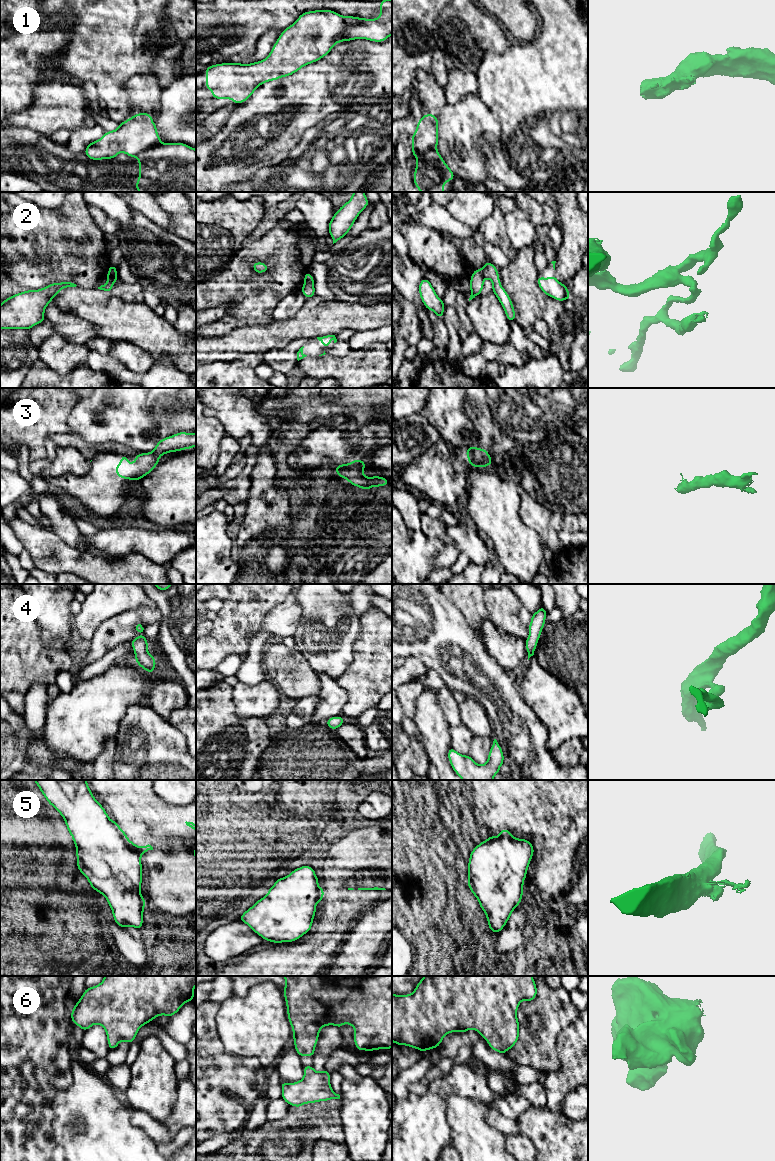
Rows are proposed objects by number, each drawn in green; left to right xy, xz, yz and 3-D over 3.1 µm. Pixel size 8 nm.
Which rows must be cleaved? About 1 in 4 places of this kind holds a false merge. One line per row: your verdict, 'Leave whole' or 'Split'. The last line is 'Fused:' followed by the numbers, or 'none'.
1: Split
2: Split
3: Leave whole
4: Leave whole
5: Split
6: Leave whole
Fused: 1, 2, 5

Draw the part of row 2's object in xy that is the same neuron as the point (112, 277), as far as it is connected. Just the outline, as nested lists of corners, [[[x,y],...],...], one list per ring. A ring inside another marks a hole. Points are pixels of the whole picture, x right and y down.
[[[117,272],[116,273],[107,273],[106,276],[108,277],[108,281],[105,284],[98,287],[98,289],[110,293],[112,287],[114,286],[114,283],[119,278],[118,278]]]

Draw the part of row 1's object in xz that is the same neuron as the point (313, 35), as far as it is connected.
[[[329,9],[304,12],[281,32],[265,59],[250,64],[227,62],[207,67],[206,89],[212,91],[213,99],[231,99],[236,105],[243,103],[260,85],[288,77],[302,67],[324,58],[337,43],[342,42],[342,33],[360,22],[361,17],[345,17]]]

